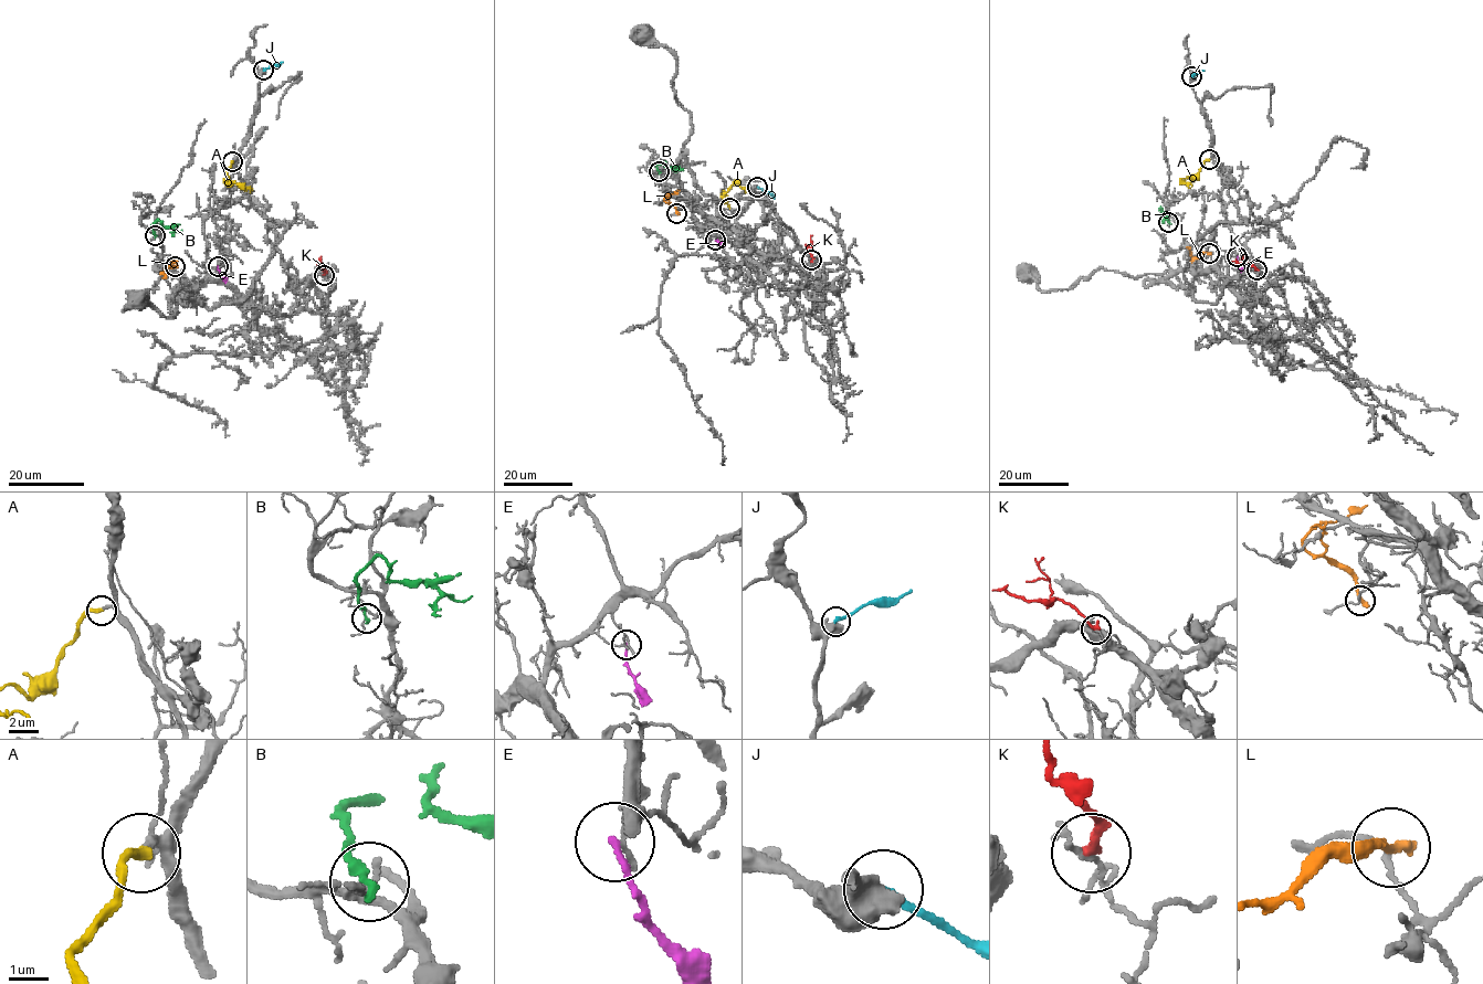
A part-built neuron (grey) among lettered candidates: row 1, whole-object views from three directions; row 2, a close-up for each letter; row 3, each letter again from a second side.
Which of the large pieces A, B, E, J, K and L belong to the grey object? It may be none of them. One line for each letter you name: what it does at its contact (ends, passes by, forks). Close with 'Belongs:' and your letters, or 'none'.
A: It ends there
Belongs: A

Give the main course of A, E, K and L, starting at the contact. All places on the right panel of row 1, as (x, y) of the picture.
A: (1209, 159), (1194, 178), (1184, 180), (1192, 186)
E: (1237, 256), (1241, 272)
K: (1257, 270), (1248, 263), (1232, 261)
L: (1210, 254), (1192, 257), (1187, 247)

